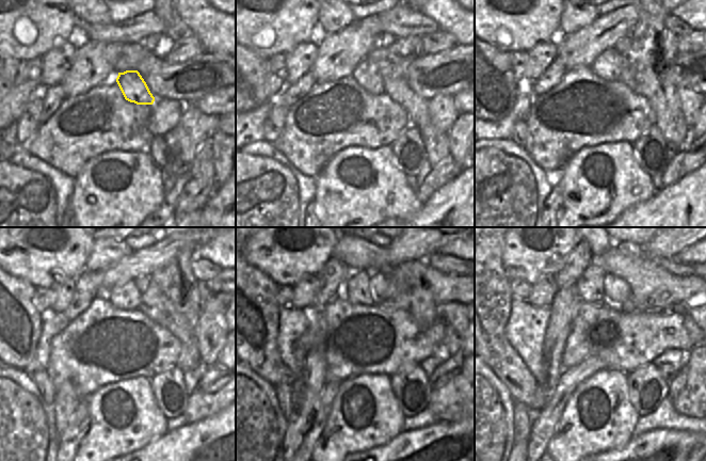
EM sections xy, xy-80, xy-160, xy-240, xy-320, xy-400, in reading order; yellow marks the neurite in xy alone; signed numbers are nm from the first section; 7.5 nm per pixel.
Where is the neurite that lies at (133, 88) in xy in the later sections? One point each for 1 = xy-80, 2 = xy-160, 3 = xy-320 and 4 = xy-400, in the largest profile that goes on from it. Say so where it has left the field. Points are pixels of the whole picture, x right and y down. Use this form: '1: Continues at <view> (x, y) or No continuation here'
1: Continues at xy-80 (366, 73)
2: Continues at xy-160 (606, 66)
3: Continues at xy-320 (356, 289)
4: Continues at xy-400 (590, 289)

